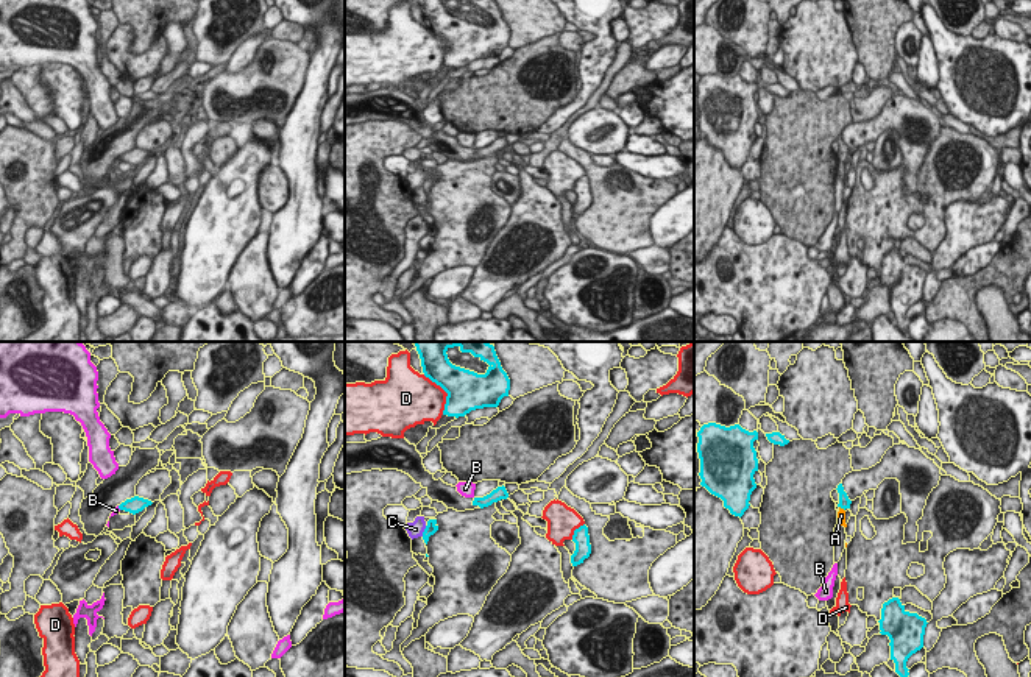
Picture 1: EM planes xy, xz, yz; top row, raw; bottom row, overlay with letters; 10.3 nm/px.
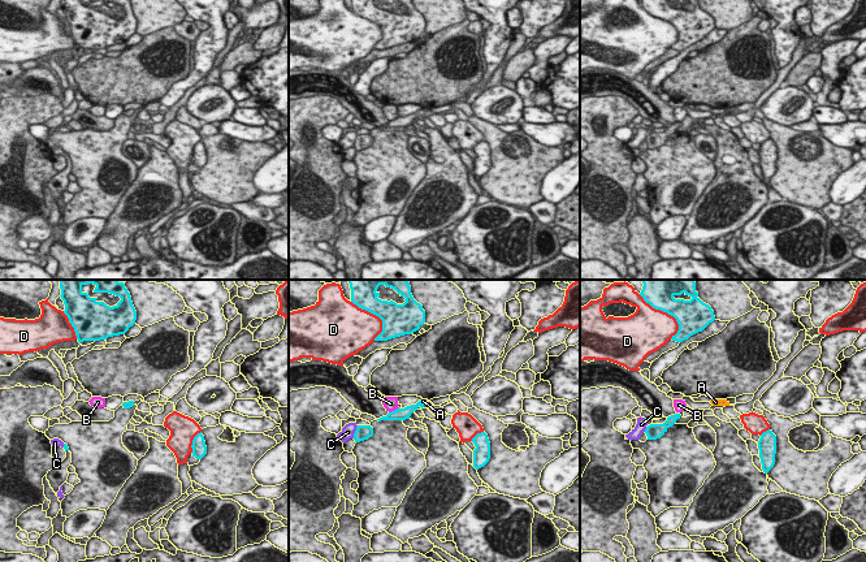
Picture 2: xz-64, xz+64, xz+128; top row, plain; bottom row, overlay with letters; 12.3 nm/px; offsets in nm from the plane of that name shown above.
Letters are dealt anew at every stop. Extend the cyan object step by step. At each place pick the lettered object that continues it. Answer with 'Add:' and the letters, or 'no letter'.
Add: A

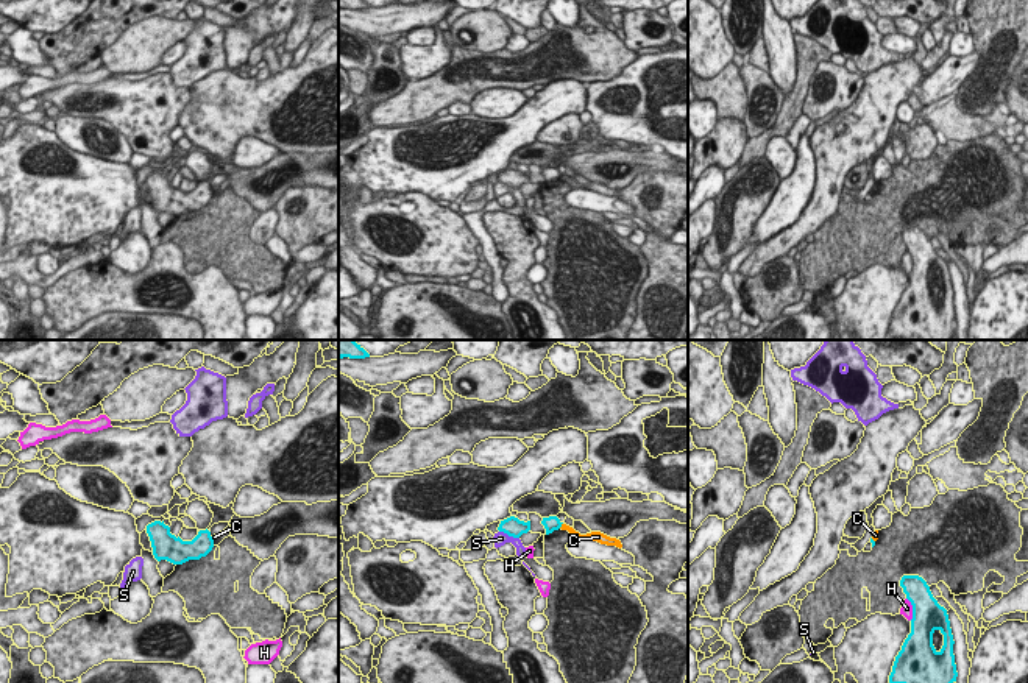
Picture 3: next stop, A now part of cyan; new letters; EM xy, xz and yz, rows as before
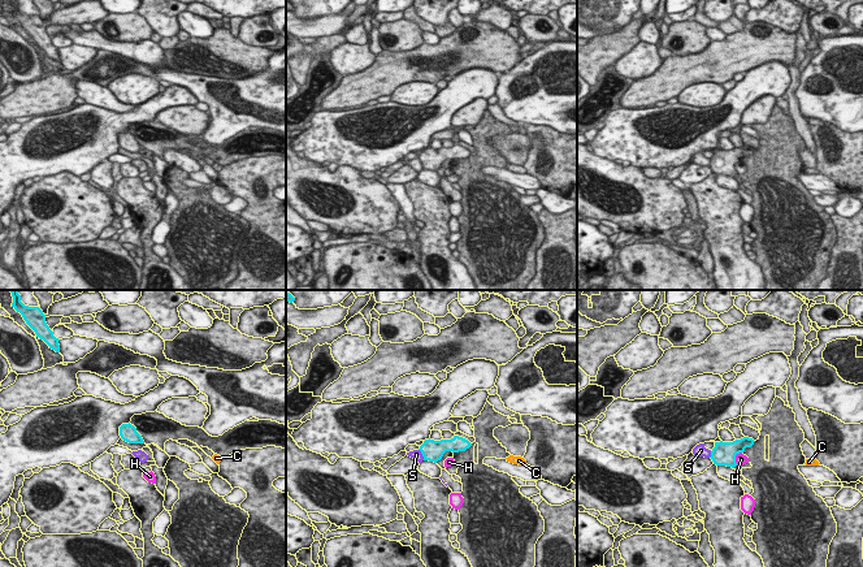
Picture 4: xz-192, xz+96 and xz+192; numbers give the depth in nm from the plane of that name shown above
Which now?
Add: no letter

